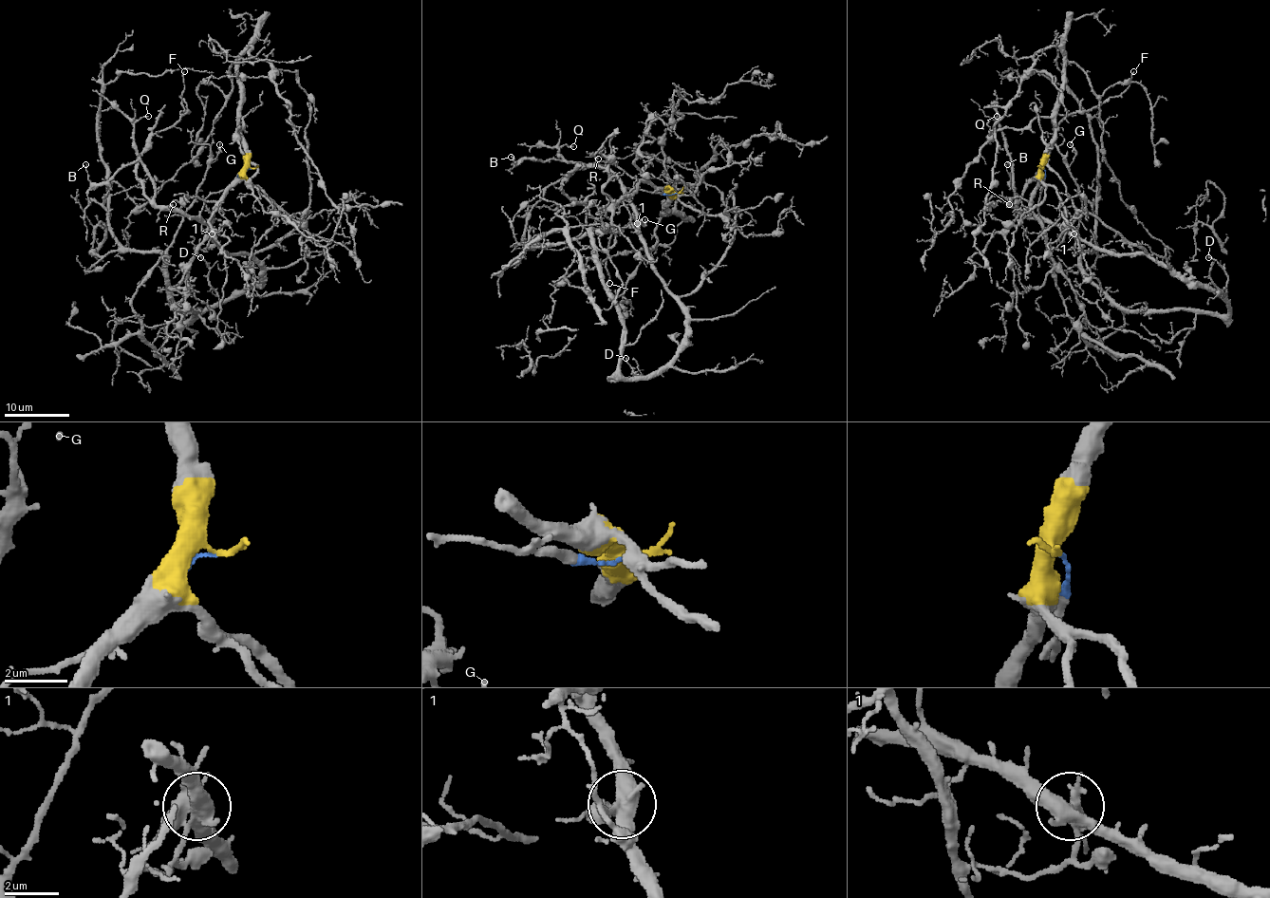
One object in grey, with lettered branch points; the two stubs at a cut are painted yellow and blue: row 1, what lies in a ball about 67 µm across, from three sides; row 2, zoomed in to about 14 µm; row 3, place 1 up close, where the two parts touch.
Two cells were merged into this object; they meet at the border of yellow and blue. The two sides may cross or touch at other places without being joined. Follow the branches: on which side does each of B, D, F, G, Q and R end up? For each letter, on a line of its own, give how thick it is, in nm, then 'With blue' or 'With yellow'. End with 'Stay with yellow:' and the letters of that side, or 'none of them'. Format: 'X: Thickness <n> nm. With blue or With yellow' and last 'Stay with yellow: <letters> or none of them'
B: Thickness 90 nm. With blue
D: Thickness 170 nm. With blue
F: Thickness 120 nm. With blue
G: Thickness 120 nm. With blue
Q: Thickness 120 nm. With blue
R: Thickness 180 nm. With blue
Stay with yellow: none of them

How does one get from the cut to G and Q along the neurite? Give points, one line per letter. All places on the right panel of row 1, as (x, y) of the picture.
G: (1044, 168), (1039, 214), (1204, 283), (1225, 314), (1123, 309), (1084, 271), (1070, 144)
Q: (1044, 168), (1045, 175), (1037, 215), (1024, 216), (1015, 202), (1013, 163), (1000, 124), (996, 120), (997, 117)

